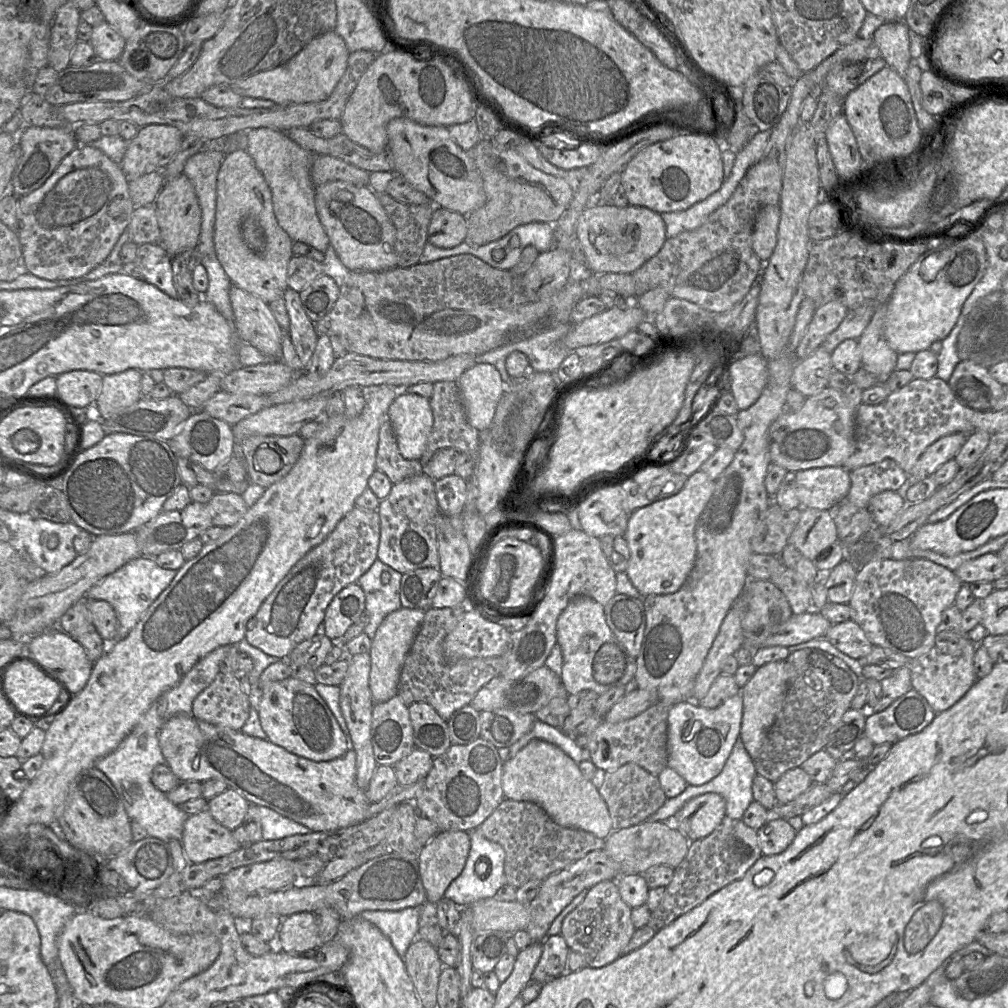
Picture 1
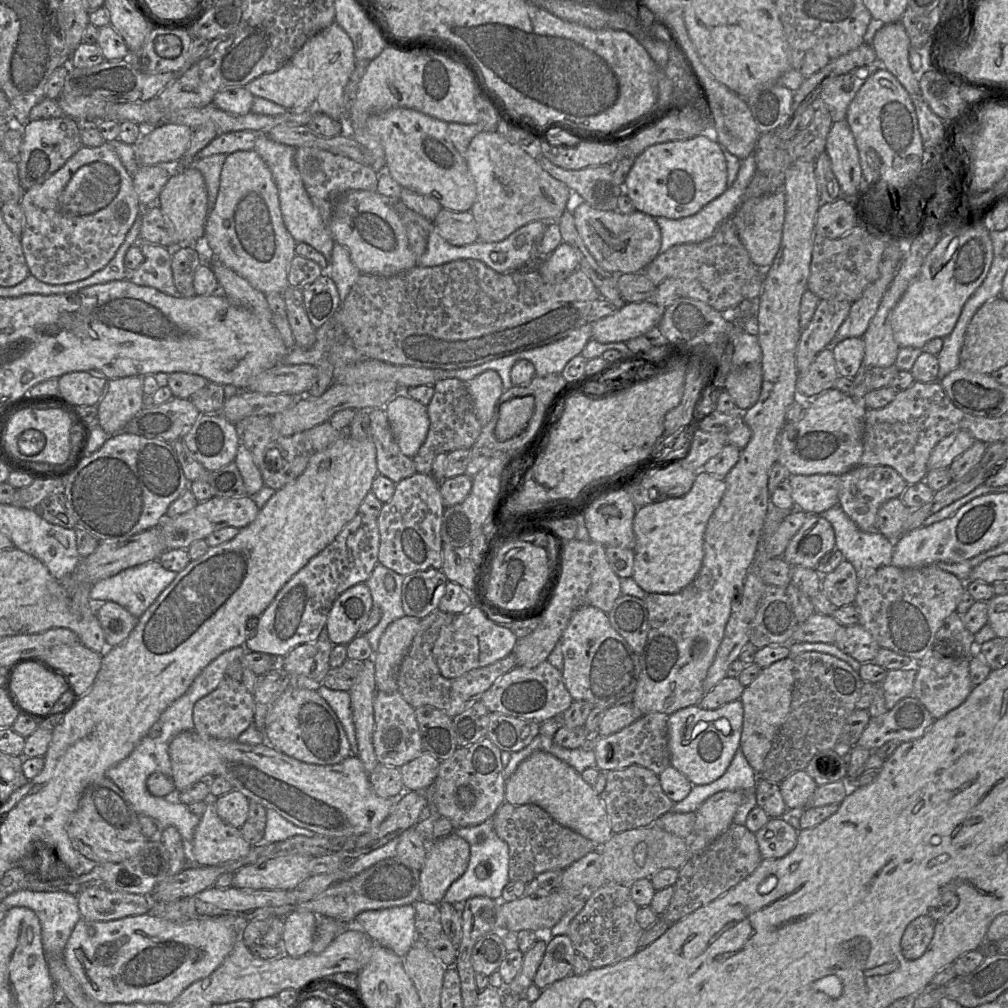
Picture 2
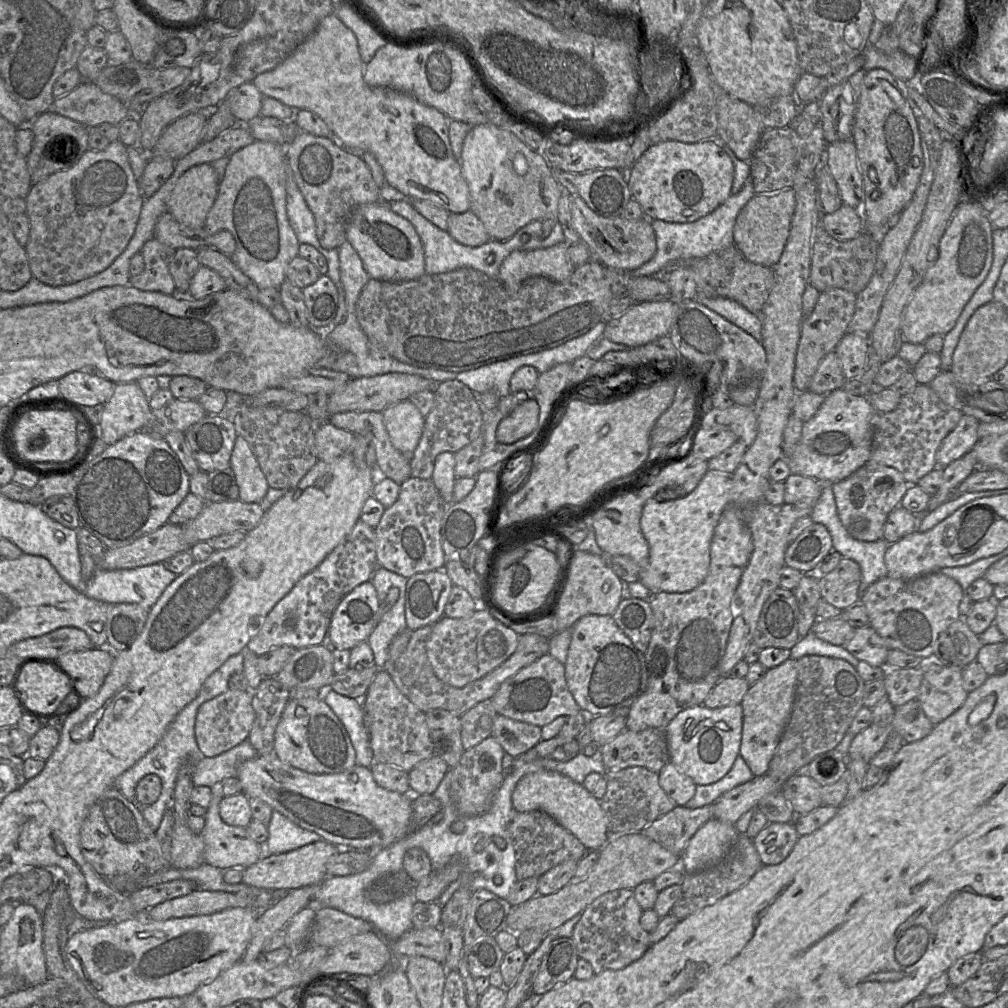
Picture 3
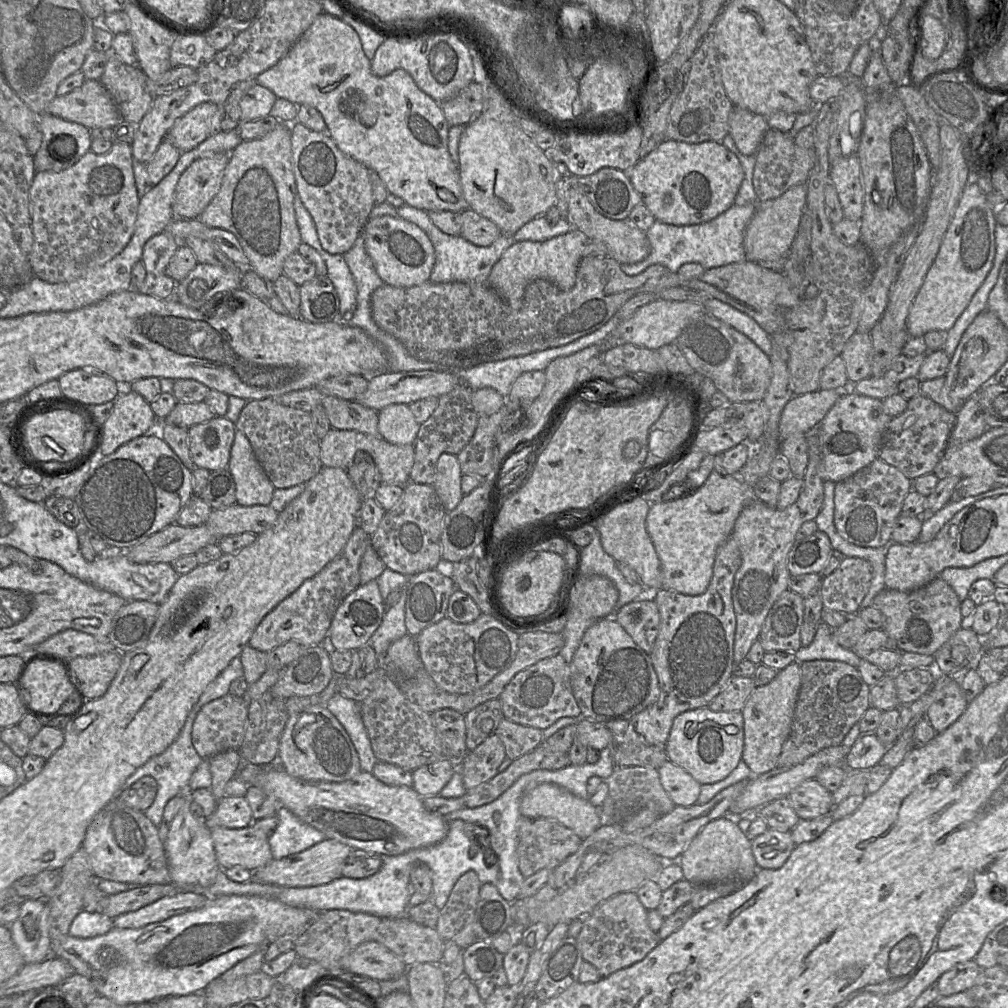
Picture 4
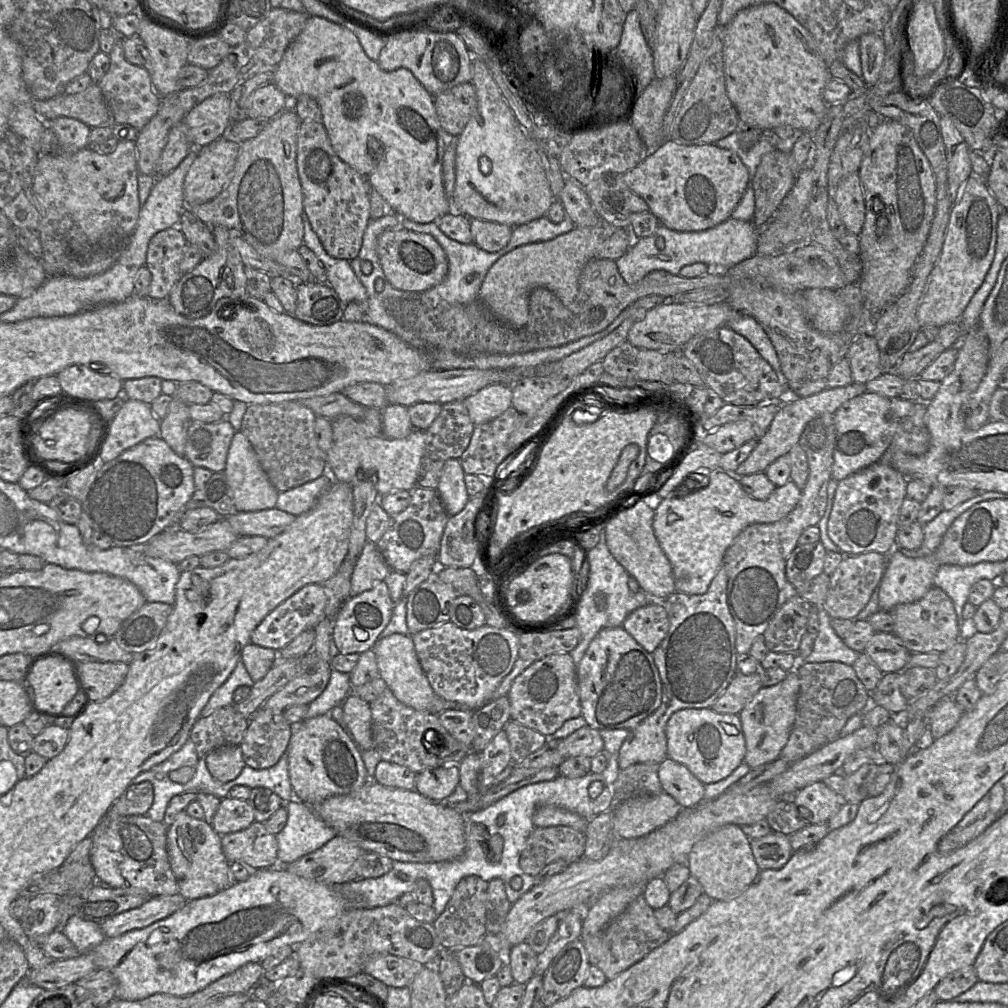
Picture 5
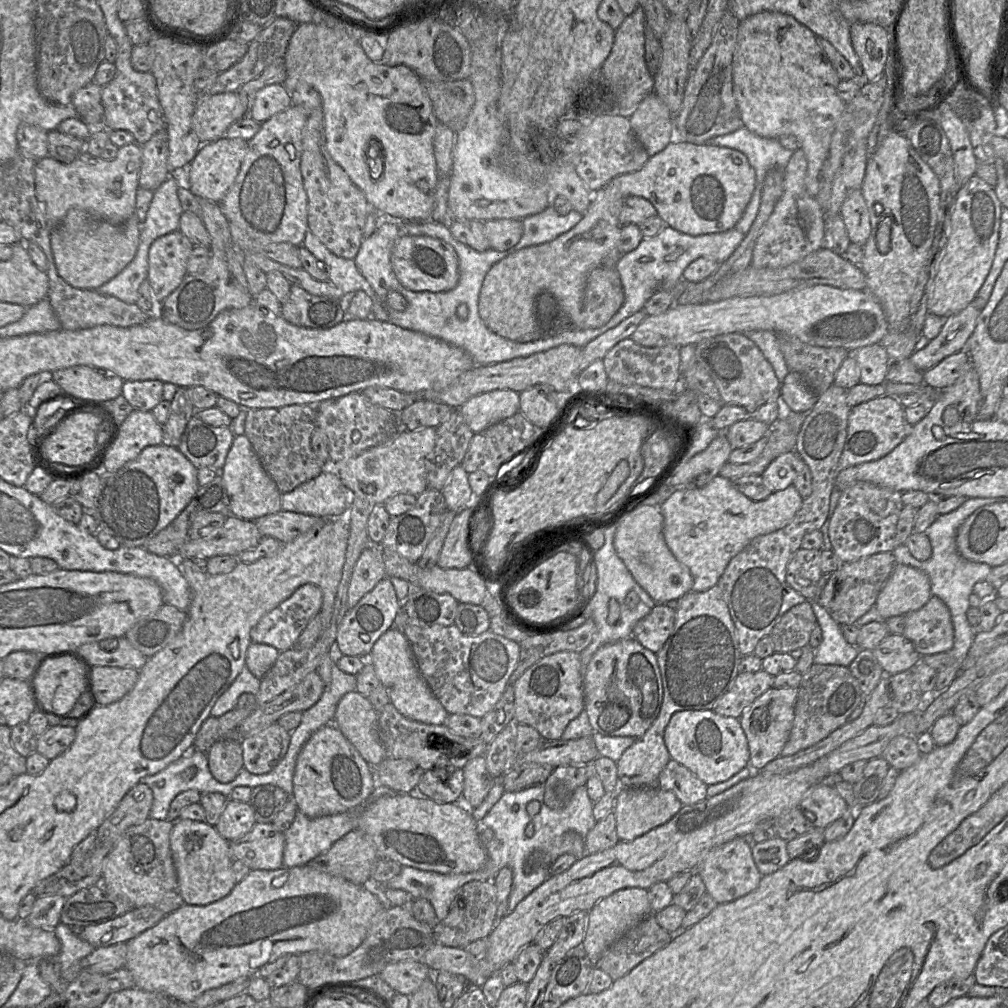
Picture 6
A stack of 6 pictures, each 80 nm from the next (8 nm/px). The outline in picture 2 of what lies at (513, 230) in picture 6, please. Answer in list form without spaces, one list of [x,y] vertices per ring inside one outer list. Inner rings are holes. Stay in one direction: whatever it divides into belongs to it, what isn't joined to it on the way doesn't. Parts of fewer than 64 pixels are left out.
[[[441,209],[433,224],[437,233],[450,245],[464,246],[479,241],[476,223],[470,211]]]

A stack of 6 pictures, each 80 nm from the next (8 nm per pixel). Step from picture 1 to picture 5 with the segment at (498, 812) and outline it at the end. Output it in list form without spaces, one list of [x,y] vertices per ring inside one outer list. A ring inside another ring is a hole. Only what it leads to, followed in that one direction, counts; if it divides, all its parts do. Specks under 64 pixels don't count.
[[[569,826],[535,827],[520,856],[520,868],[535,877],[556,860],[571,864],[583,857],[586,837]]]

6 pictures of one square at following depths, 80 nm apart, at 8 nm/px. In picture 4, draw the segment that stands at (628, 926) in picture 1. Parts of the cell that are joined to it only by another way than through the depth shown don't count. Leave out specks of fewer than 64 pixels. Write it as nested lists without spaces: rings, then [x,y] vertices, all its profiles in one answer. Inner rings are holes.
[[[635,891],[620,893],[600,902],[588,915],[579,919],[583,919],[583,926],[576,940],[583,960],[592,964],[602,978],[641,961],[661,941],[649,927],[648,910]]]

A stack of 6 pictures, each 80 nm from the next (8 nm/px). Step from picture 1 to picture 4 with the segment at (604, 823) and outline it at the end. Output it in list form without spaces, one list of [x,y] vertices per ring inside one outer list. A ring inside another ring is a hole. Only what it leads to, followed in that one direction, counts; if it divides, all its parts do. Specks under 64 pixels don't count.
[[[553,783],[539,784],[526,792],[521,799],[520,813],[529,818],[548,818],[559,822],[573,830],[582,840],[603,824],[599,808],[593,806],[589,800],[579,798]]]

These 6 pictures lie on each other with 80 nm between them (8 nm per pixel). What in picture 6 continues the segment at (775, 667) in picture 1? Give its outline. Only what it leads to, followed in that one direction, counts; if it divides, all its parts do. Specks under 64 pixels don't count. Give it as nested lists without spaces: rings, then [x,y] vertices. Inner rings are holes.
[[[770,688],[759,696],[740,716],[740,724],[747,738],[749,764],[760,770],[778,758],[793,726],[794,708],[798,695],[796,688]]]

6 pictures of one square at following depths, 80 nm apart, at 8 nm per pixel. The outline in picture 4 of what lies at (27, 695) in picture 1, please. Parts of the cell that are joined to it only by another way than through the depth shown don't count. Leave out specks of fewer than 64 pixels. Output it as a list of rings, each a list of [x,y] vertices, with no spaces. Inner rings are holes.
[[[50,661],[30,663],[24,671],[21,685],[30,693],[30,707],[41,712],[57,712],[73,693],[63,667]]]

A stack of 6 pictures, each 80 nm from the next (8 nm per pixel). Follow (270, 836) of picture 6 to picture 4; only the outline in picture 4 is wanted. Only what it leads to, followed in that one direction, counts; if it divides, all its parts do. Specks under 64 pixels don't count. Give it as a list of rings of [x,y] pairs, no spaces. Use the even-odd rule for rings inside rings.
[[[253,826],[241,829],[214,827],[210,831],[216,859],[222,869],[241,866],[254,872],[273,859],[269,837]]]

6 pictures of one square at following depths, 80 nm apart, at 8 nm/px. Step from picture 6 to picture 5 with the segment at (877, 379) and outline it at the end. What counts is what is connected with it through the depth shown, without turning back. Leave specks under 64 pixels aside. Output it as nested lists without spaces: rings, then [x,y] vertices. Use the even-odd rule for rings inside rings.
[[[869,333],[854,338],[846,357],[850,362],[853,382],[865,384],[884,373],[877,342]]]

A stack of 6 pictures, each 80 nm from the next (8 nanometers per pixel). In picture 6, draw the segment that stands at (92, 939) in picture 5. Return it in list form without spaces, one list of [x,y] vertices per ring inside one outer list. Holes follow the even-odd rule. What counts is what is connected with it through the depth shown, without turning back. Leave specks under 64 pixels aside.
[[[59,923],[53,930],[60,941],[61,948],[57,955],[46,958],[59,965],[60,976],[63,978],[64,971],[88,956],[95,948],[82,940],[77,935],[77,930],[63,923]]]

